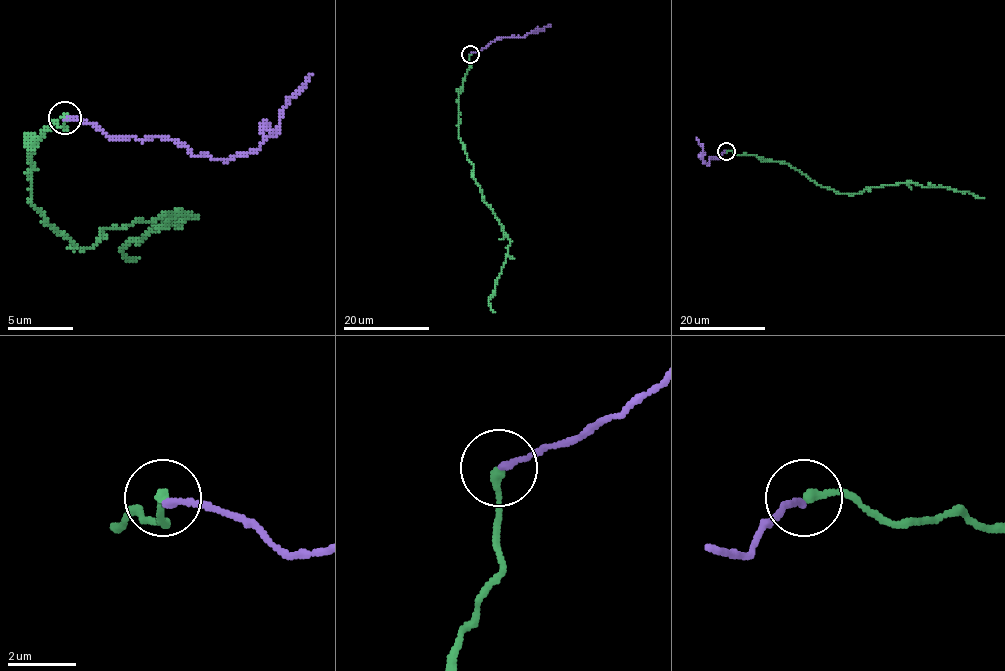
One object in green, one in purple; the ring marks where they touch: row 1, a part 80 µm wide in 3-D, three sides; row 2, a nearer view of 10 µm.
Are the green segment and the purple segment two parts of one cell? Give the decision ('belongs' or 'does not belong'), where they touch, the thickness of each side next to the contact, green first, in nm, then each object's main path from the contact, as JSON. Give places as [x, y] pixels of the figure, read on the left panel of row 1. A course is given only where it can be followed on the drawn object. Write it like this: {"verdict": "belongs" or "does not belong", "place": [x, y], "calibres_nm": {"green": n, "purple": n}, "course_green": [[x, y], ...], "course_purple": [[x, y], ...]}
{"verdict": "belongs", "place": [64, 118], "calibres_nm": {"green": 260, "purple": 180}, "course_green": [[64, 117], [31, 146], [31, 202], [70, 248], [188, 215], [123, 248], [139, 258]], "course_purple": [[64, 120], [234, 159], [257, 150], [312, 74]]}

